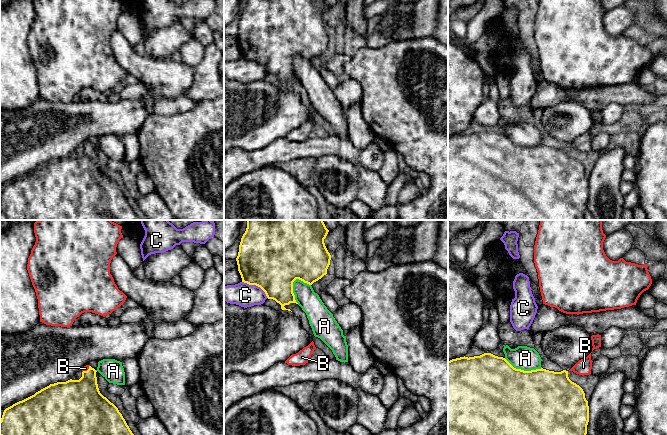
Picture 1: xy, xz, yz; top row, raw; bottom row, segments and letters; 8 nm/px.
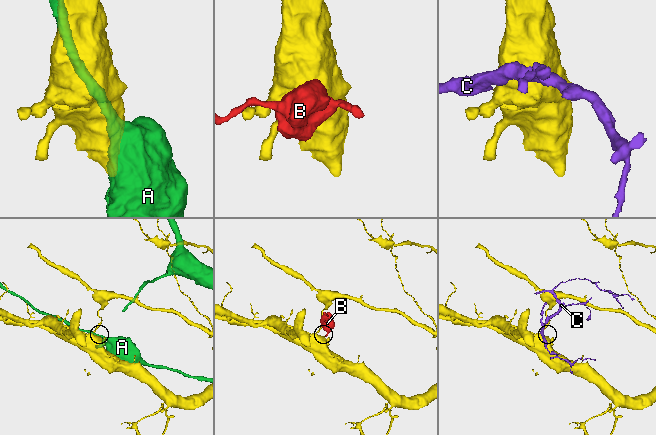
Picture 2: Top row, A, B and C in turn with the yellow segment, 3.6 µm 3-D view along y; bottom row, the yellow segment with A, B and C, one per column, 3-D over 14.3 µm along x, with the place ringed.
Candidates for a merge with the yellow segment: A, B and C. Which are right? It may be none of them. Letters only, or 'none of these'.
B

